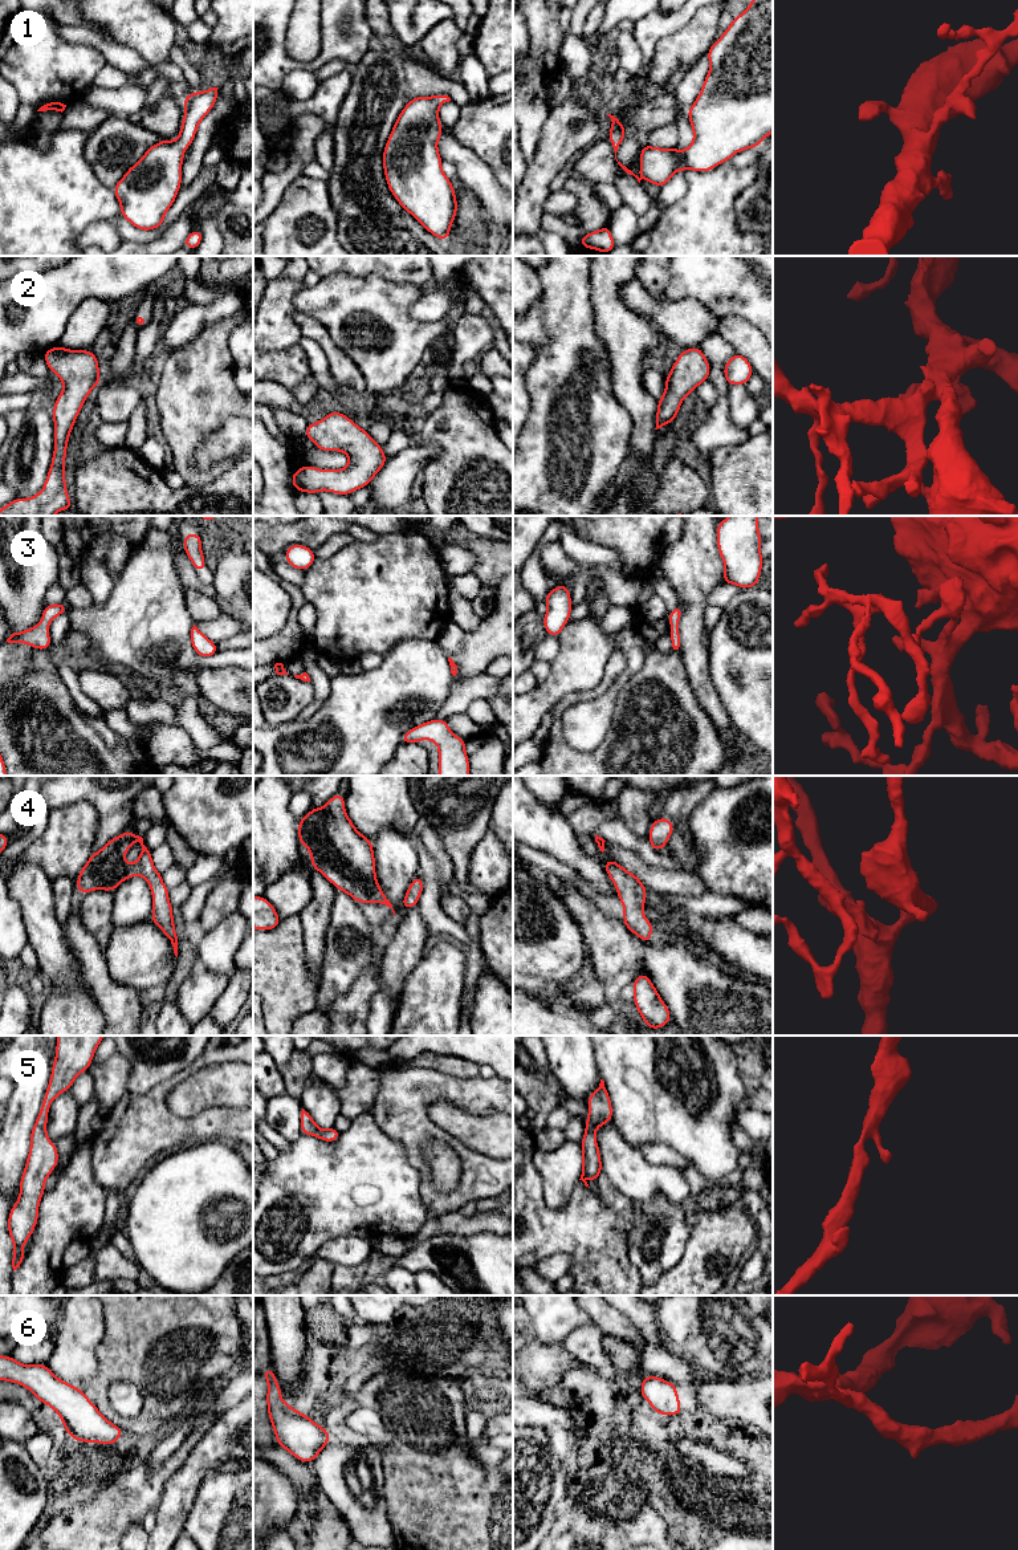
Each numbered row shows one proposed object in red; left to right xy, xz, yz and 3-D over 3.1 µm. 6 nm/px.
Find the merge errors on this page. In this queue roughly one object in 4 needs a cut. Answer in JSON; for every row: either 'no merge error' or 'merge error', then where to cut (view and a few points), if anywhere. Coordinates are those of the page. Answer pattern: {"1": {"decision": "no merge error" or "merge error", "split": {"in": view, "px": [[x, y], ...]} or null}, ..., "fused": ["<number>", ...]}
{"1": {"decision": "no merge error", "split": null}, "2": {"decision": "no merge error", "split": null}, "3": {"decision": "no merge error", "split": null}, "4": {"decision": "no merge error", "split": null}, "5": {"decision": "no merge error", "split": null}, "6": {"decision": "no merge error", "split": null}, "fused": []}

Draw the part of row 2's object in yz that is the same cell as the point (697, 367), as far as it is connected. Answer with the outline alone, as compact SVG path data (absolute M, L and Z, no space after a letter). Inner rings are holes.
M699 346L683 350L665 377L665 390L657 400L655 430L676 419L681 402L700 383L708 381L709 373L710 365Z

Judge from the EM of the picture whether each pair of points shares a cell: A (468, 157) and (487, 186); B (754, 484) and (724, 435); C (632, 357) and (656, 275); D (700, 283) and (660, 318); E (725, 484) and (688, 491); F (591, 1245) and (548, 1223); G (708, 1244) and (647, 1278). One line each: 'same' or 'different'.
A: same
B: different
C: different
D: different
E: different
F: same
G: different

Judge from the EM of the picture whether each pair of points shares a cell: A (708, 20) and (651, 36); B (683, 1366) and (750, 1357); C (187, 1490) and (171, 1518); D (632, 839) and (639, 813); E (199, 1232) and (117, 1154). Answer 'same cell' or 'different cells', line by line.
A: different cells
B: different cells
C: same cell
D: different cells
E: different cells

